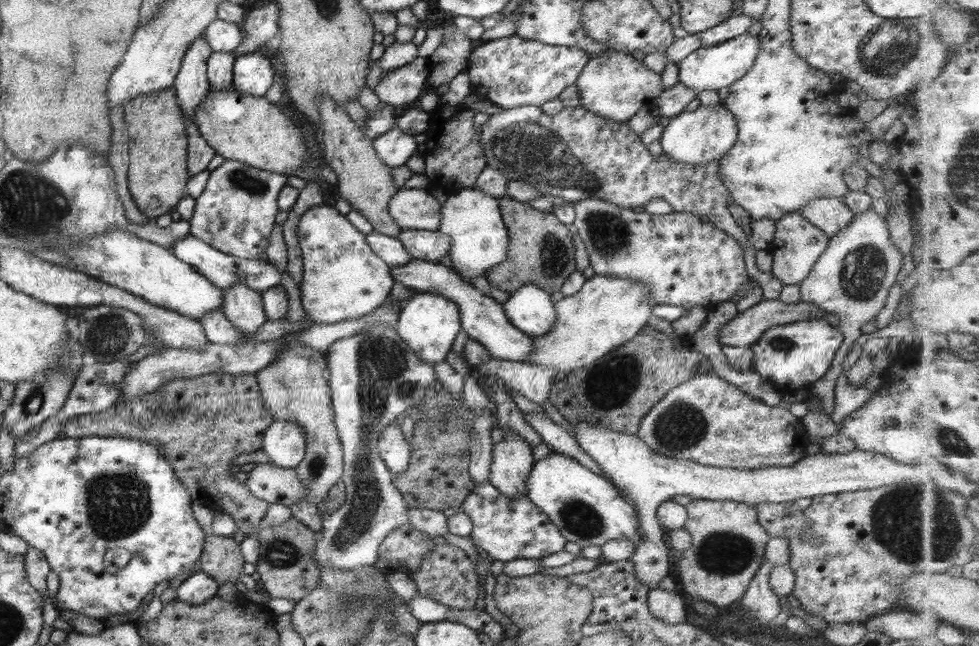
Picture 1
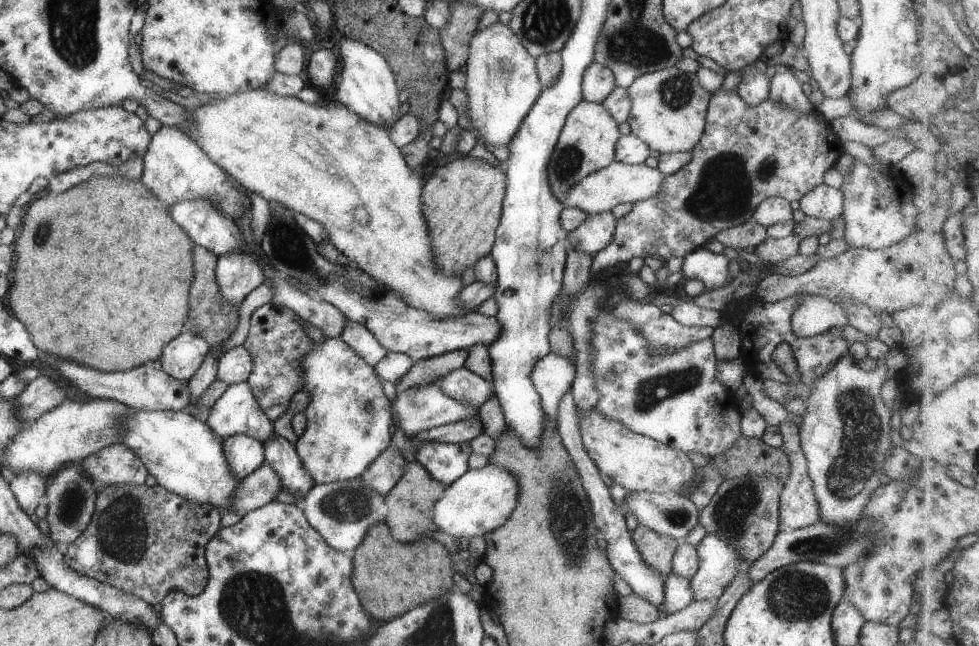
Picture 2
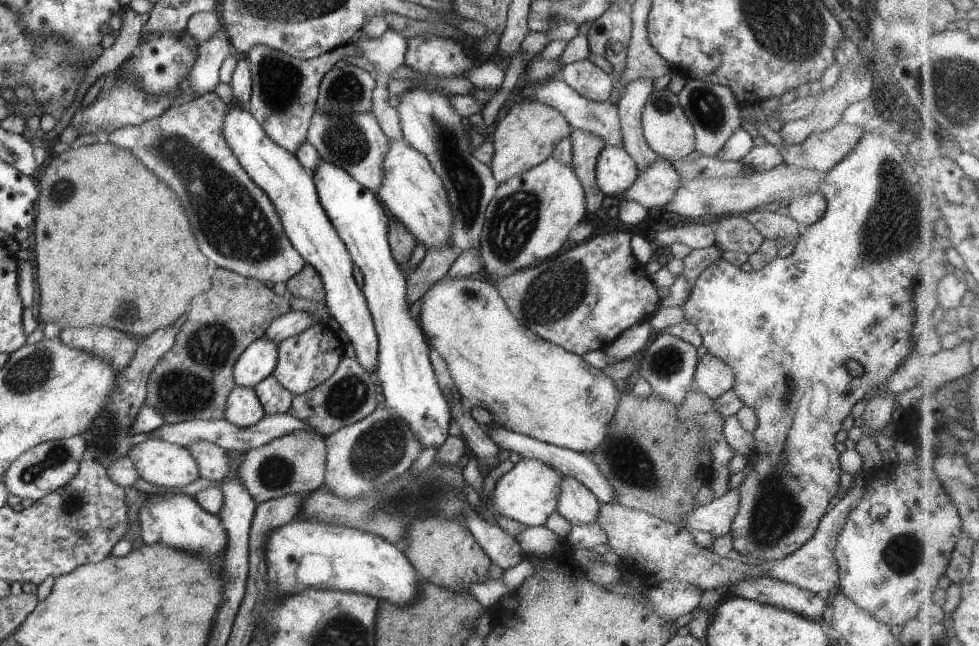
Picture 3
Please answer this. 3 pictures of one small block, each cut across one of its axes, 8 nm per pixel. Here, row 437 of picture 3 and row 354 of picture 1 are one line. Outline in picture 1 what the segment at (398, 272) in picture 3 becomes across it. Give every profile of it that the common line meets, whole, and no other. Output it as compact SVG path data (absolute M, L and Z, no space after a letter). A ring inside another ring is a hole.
M417 291L402 304L401 312L398 313L396 336L405 342L409 351L429 366L445 361L445 356L458 332L460 332L459 308L453 301L439 294Z

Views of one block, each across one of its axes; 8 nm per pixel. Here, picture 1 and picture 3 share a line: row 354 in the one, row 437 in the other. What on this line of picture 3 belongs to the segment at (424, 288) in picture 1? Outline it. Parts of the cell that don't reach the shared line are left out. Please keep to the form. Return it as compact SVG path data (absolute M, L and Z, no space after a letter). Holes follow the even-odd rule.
M495 424L487 426L487 434L491 437L493 442L496 442L499 450L503 449L508 450L509 452L517 452L521 457L537 459L538 461L553 467L559 473L562 473L565 476L572 476L574 479L582 482L594 494L594 497L598 500L599 504L613 501L612 488L607 482L607 479L600 473L598 465L595 465L592 460L584 454L576 453L571 449L564 449L556 447L555 445L542 443L541 441L520 435L519 433L507 430L506 428L498 427Z

